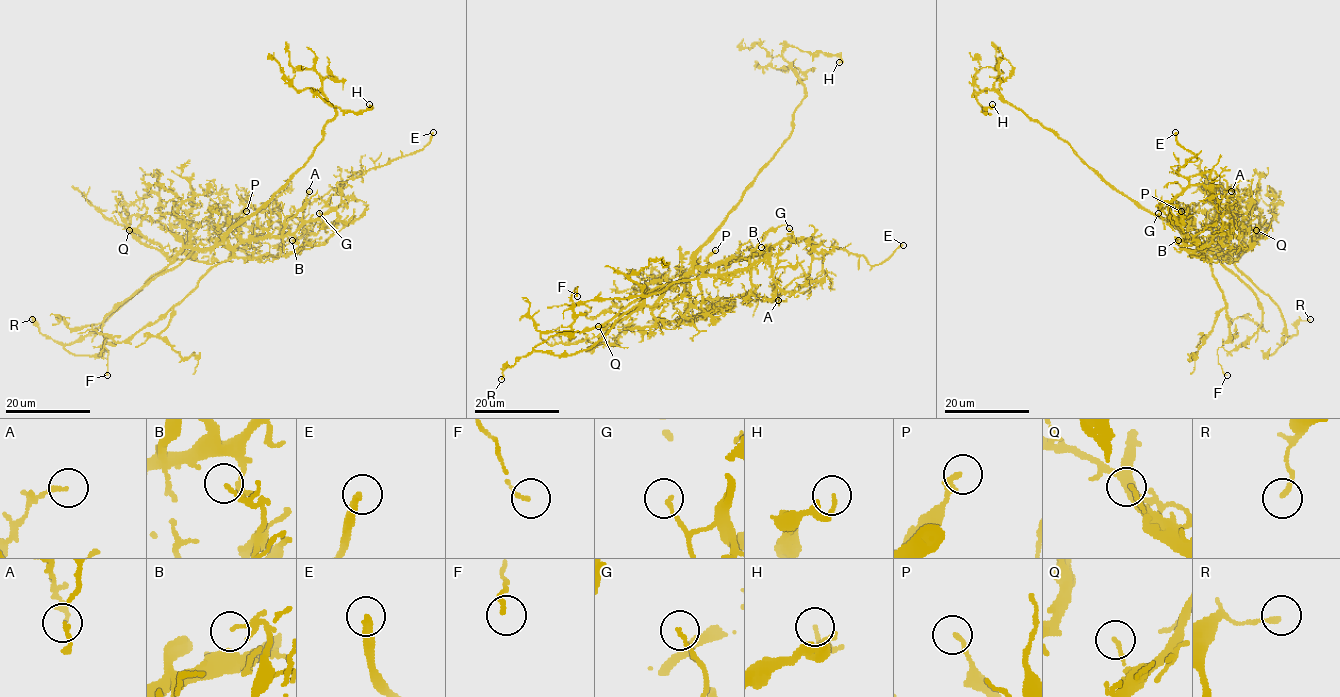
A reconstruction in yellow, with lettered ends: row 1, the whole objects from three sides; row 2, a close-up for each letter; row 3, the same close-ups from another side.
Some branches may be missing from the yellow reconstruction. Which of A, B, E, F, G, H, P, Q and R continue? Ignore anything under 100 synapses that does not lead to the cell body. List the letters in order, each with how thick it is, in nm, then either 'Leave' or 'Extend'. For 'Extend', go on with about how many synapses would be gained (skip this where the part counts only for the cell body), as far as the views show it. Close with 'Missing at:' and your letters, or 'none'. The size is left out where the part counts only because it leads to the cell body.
A: Thickness 170 nm. Leave
B: Thickness 120 nm. Leave
E: Thickness 240 nm. Extend
F: Thickness 140 nm. Leave
G: Thickness 140 nm. Leave
H: Thickness 110 nm. Leave
P: Thickness 180 nm. Leave
Q: Thickness 130 nm. Leave
R: Thickness 170 nm. Leave
Missing at: E

